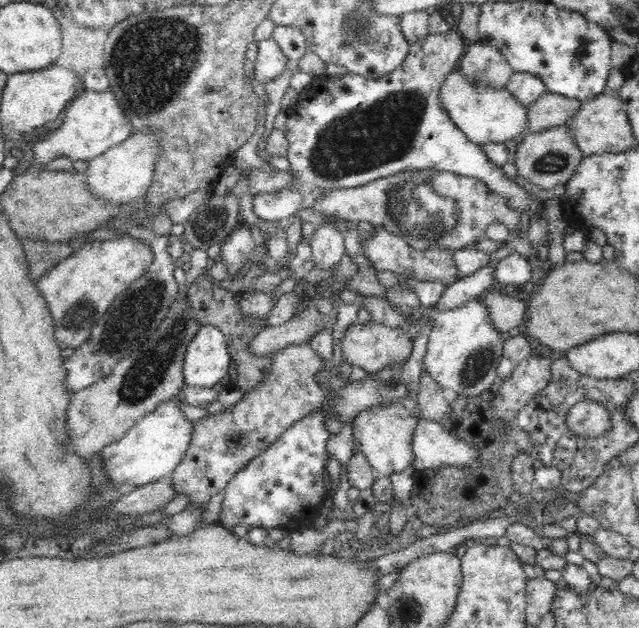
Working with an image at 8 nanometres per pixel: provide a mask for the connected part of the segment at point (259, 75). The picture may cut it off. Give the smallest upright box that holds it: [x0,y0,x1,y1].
[256,36,291,85]

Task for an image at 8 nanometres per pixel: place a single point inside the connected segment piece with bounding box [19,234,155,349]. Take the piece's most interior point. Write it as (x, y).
(79, 285)

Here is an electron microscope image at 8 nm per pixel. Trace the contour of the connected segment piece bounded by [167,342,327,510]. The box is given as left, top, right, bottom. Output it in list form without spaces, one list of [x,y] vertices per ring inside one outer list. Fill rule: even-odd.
[[[308,343],[290,344],[282,350],[274,353],[274,364],[271,365],[270,373],[251,392],[244,393],[242,398],[233,406],[217,415],[209,414],[194,423],[195,432],[191,434],[191,446],[180,462],[179,467],[167,479],[174,490],[174,494],[185,494],[189,501],[186,509],[206,509],[208,502],[225,491],[230,480],[243,470],[252,459],[268,449],[274,442],[277,442],[286,430],[294,426],[296,422],[303,420],[306,415],[318,411],[324,405],[324,398],[327,391],[318,387],[315,380],[316,373],[325,369],[325,361],[315,350],[312,350]]]

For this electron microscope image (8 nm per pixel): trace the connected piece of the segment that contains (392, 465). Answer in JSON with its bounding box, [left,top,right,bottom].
[353,405,419,478]

